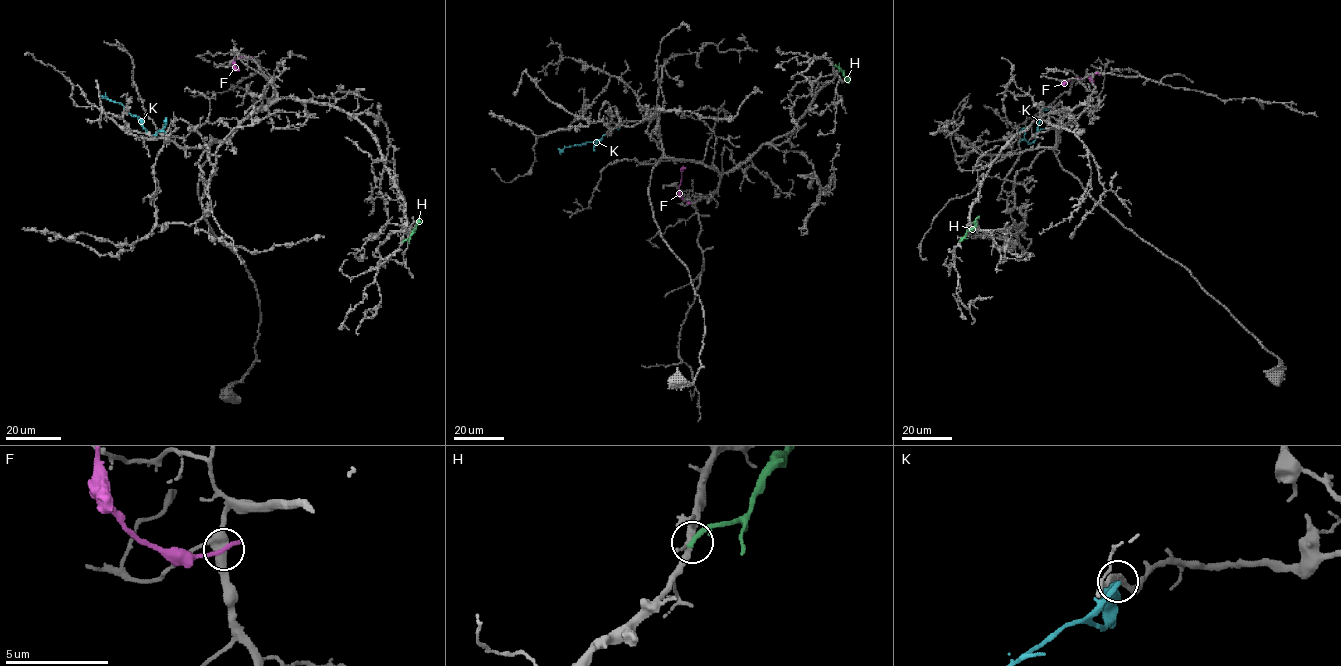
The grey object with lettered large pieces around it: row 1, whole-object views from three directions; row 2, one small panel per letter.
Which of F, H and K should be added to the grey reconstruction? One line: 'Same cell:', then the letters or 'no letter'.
Same cell: no letter

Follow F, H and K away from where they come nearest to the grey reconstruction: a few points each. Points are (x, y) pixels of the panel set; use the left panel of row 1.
F: (249, 57), (232, 60), (236, 70)
H: (402, 242), (413, 231), (419, 215)
K: (167, 132), (148, 135), (138, 117), (131, 115), (120, 103), (101, 96)

